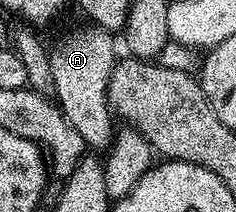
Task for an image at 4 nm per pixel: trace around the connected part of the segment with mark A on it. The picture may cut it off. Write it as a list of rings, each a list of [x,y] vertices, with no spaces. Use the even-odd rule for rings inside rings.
[[[87,24],[68,31],[49,51],[51,70],[53,76],[54,93],[57,105],[63,113],[67,123],[78,130],[85,143],[92,147],[100,142],[109,143],[116,131],[113,124],[113,111],[107,98],[107,90],[110,86],[111,70],[116,63],[114,56],[113,36],[107,29],[102,29],[95,24]]]

